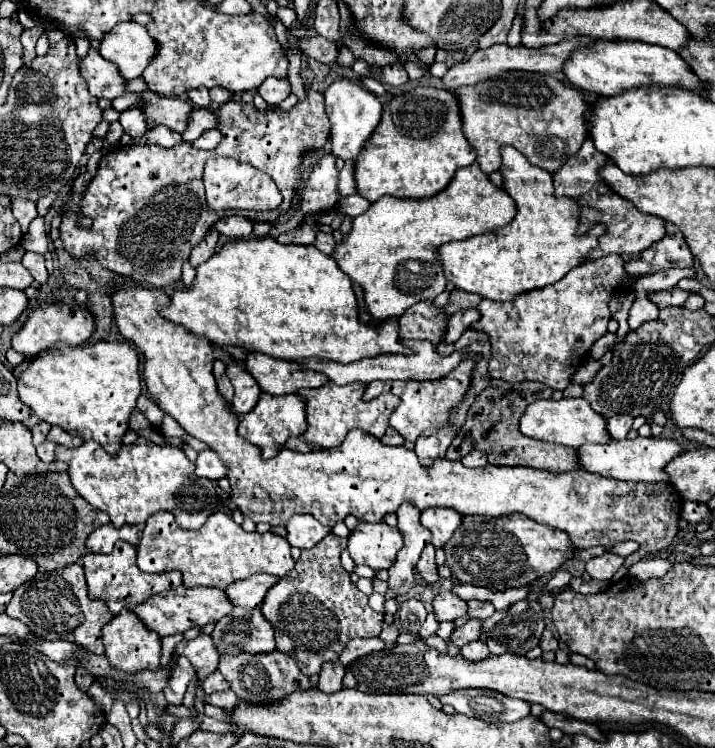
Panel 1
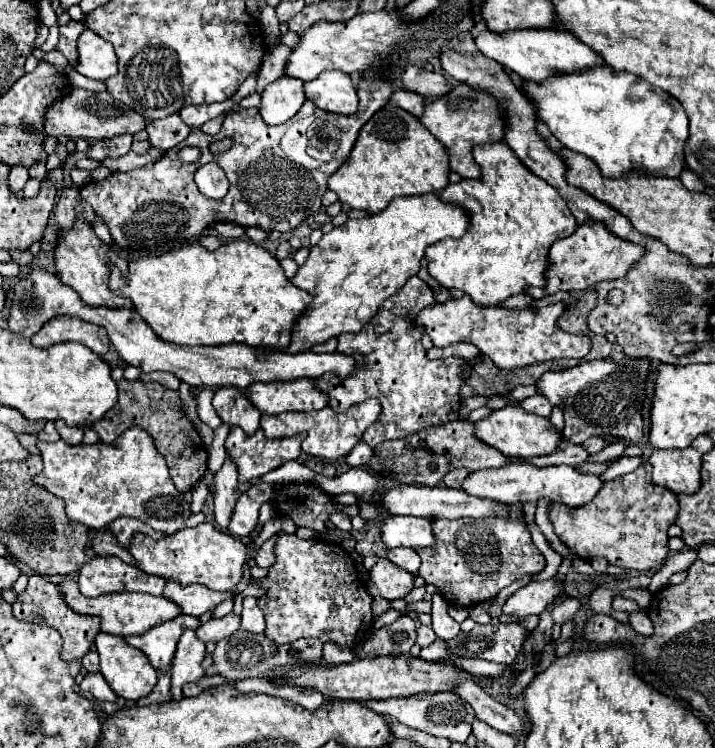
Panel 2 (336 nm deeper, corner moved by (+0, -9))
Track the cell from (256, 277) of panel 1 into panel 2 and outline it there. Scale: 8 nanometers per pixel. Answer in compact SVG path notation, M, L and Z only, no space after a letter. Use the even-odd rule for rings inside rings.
M244 240L222 244L214 252L208 252L204 246L194 242L170 250L162 256L130 262L128 270L130 274L126 280L120 278L116 268L112 270L112 291L122 294L124 298L130 298L136 312L152 326L152 330L162 340L180 346L224 346L232 342L242 342L248 346L288 350L292 340L292 326L312 302L312 296L306 290L300 290L286 278L280 262L270 252L256 246L254 242Z

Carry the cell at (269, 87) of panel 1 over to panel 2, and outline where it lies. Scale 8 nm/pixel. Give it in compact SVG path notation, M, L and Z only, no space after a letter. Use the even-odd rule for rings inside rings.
M282 76L266 86L258 110L266 124L284 124L300 110L304 100L304 82Z

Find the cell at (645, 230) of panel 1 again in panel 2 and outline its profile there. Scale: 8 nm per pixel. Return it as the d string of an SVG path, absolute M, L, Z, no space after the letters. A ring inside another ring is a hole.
M586 222L576 228L568 238L560 238L550 248L552 266L548 268L548 290L554 294L558 290L586 290L602 280L624 278L628 268L632 268L640 258L644 258L644 248L634 242L624 242L624 238L616 238L604 222Z

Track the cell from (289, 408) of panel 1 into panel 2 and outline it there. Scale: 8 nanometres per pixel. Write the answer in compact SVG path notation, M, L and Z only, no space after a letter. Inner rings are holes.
M232 426L226 440L226 452L238 464L238 480L252 482L282 466L286 460L296 460L300 456L300 442L298 436L268 440L260 430L248 436L238 426Z

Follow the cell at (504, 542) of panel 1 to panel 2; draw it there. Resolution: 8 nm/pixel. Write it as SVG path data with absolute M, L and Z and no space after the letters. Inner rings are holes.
M522 504L511 505L510 519L502 518L458 518L458 520L432 520L432 528L436 534L436 544L432 548L420 548L418 554L422 558L420 566L420 576L428 582L434 584L440 594L444 594L446 602L452 606L462 606L462 608L472 608L478 602L494 598L502 588L508 584L520 580L524 574L538 574L544 570L546 560L540 554L540 550L534 546L530 530L522 526L521 515Z

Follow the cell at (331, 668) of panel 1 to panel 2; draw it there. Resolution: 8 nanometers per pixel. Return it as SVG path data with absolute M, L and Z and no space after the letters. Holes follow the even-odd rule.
M326 642L324 644L324 656L322 658L324 658L324 664L326 666L334 668L338 664L346 664L346 662L356 660L356 652L350 650L350 648L340 648L340 646L332 644L332 642Z

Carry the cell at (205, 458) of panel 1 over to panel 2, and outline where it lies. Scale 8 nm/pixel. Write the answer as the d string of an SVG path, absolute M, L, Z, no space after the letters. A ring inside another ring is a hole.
M250 486L250 490L240 494L234 506L228 530L234 536L248 536L258 522L260 506L262 506L262 490L258 486Z

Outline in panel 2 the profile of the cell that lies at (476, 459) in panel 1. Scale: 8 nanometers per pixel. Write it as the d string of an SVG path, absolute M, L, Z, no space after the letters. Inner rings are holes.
M458 468L458 470L454 470L454 472L448 472L448 474L444 476L444 484L450 486L450 488L460 488L460 486L464 484L464 478L466 478L468 474L470 474L470 472L464 470L464 468Z

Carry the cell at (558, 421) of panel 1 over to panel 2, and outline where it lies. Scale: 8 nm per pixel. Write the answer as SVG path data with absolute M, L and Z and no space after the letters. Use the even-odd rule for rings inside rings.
M512 406L496 410L492 412L492 416L476 422L476 436L486 444L494 446L496 450L500 450L502 454L522 460L552 454L552 450L556 450L556 446L562 440L562 432L552 426L550 418L540 418L536 414L528 414L522 408L512 408Z

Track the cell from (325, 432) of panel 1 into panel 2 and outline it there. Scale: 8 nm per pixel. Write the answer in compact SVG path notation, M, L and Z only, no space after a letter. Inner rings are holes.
M370 398L362 404L356 404L348 408L342 414L332 412L330 406L318 410L318 412L284 412L280 416L262 416L260 428L268 438L286 438L286 436L296 436L306 432L306 438L302 440L302 450L310 456L324 458L328 462L336 462L344 456L350 454L350 450L362 440L362 434L368 426L372 426L382 412L382 406L376 398Z

